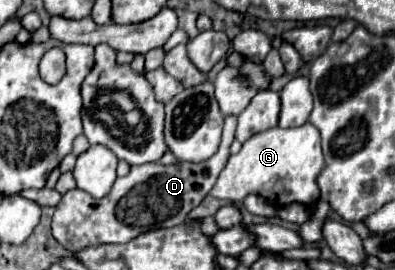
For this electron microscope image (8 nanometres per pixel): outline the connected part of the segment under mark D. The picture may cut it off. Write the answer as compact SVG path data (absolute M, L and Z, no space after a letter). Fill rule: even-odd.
M225 116L223 138L219 150L205 162L177 162L177 164L159 164L147 162L141 166L131 166L129 174L117 178L111 192L101 200L95 200L87 192L73 188L69 190L55 208L53 214L53 238L69 252L81 252L85 248L95 248L101 244L123 244L135 236L155 230L171 228L183 224L187 214L203 202L217 182L217 176L229 160L229 146L233 142L233 132L237 126L237 116Z

